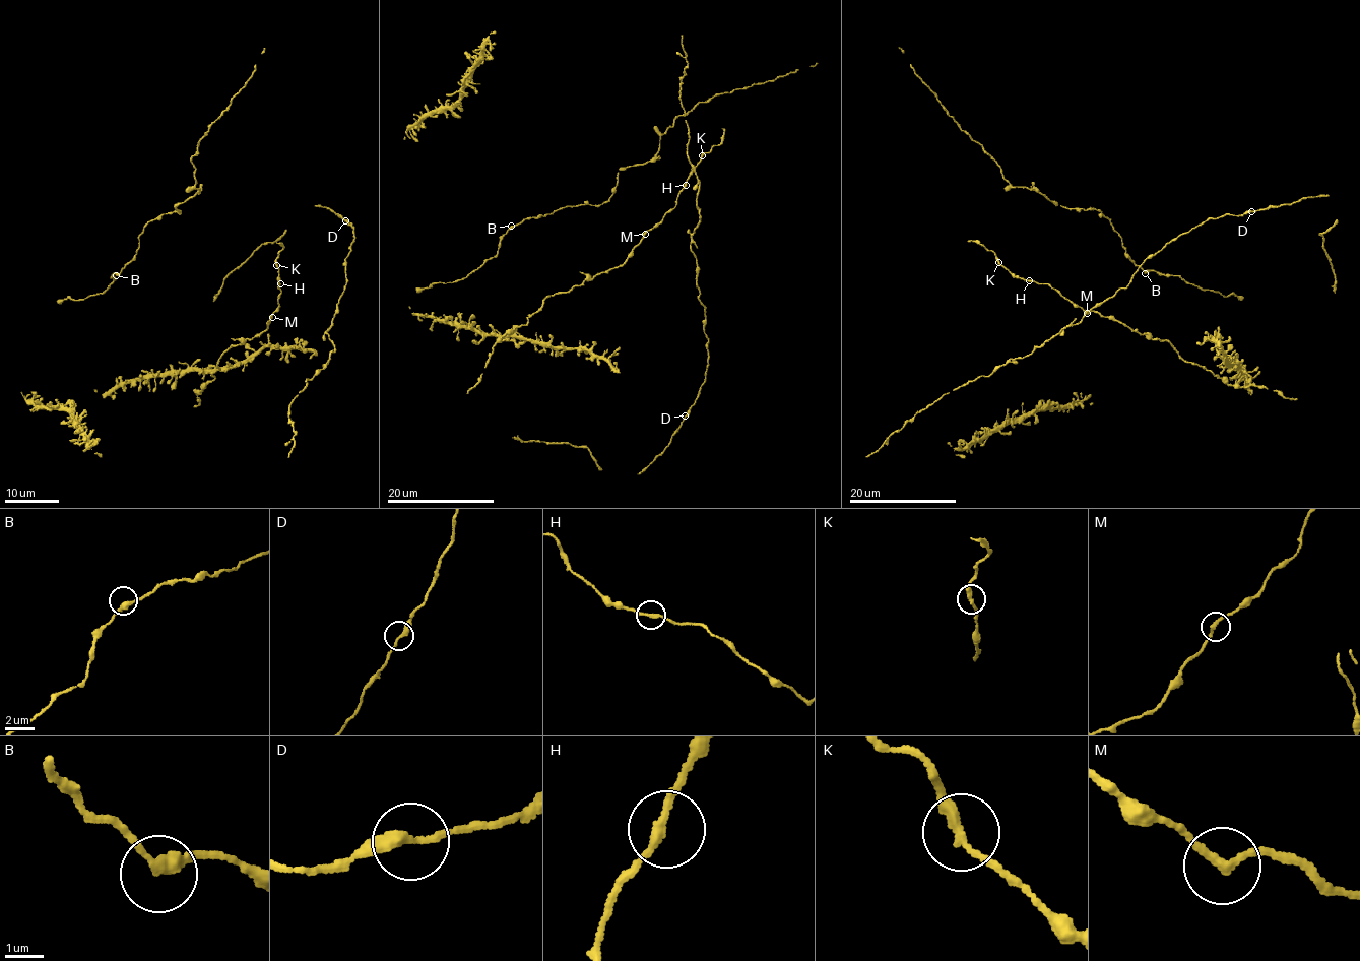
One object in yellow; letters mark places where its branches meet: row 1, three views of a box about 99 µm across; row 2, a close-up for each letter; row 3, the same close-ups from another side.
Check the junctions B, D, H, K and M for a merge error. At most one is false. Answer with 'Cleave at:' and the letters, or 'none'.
Cleave at: none

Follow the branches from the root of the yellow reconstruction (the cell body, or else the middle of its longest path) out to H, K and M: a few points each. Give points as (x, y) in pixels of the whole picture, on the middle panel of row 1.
H: (519, 326), (526, 323), (547, 297), (564, 293), (624, 263), (645, 233), (676, 206), (678, 191), (686, 185)
K: (519, 326), (526, 323), (547, 297), (564, 293), (624, 263), (645, 233), (676, 206), (678, 191), (702, 155)
M: (519, 326), (526, 323), (547, 297), (564, 293), (621, 266), (645, 234)

